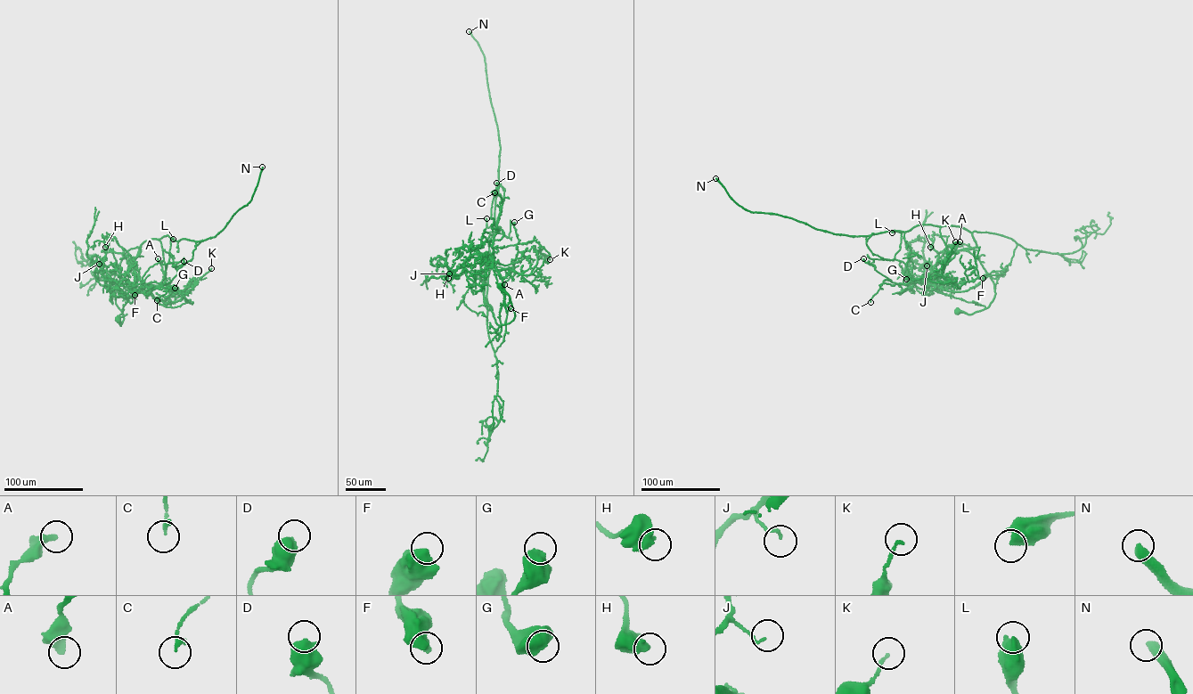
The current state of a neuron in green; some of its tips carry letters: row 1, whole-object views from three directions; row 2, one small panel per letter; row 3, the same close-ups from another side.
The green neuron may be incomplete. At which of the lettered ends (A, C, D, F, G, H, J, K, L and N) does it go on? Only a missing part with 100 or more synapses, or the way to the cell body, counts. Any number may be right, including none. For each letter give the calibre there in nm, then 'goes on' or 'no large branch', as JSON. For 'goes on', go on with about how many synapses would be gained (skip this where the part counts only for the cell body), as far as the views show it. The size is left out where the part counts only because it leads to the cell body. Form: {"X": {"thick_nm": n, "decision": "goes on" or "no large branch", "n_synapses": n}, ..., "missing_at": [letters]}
{"A": {"thick_nm": 480, "decision": "no large branch"}, "C": {"thick_nm": 200, "decision": "no large branch"}, "D": {"thick_nm": 650, "decision": "no large branch"}, "F": {"thick_nm": 650, "decision": "no large branch"}, "G": {"thick_nm": 750, "decision": "no large branch"}, "H": {"thick_nm": 600, "decision": "no large branch"}, "J": {"thick_nm": 110, "decision": "no large branch"}, "K": {"thick_nm": 120, "decision": "no large branch"}, "L": {"thick_nm": 600, "decision": "no large branch"}, "N": {"thick_nm": 440, "decision": "goes on", "n_synapses": 750}, "missing_at": ["N"]}

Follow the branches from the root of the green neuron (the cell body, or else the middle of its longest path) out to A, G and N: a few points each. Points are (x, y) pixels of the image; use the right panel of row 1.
A: (958, 311), (986, 308), (995, 293), (980, 262), (967, 251), (951, 253), (929, 273), (943, 272), (960, 241)
G: (958, 311), (986, 308), (995, 293), (968, 251), (977, 247), (967, 230), (941, 226), (943, 266), (906, 279)
N: (958, 311), (986, 308), (995, 293), (967, 230), (833, 233), (745, 209), (715, 178)

